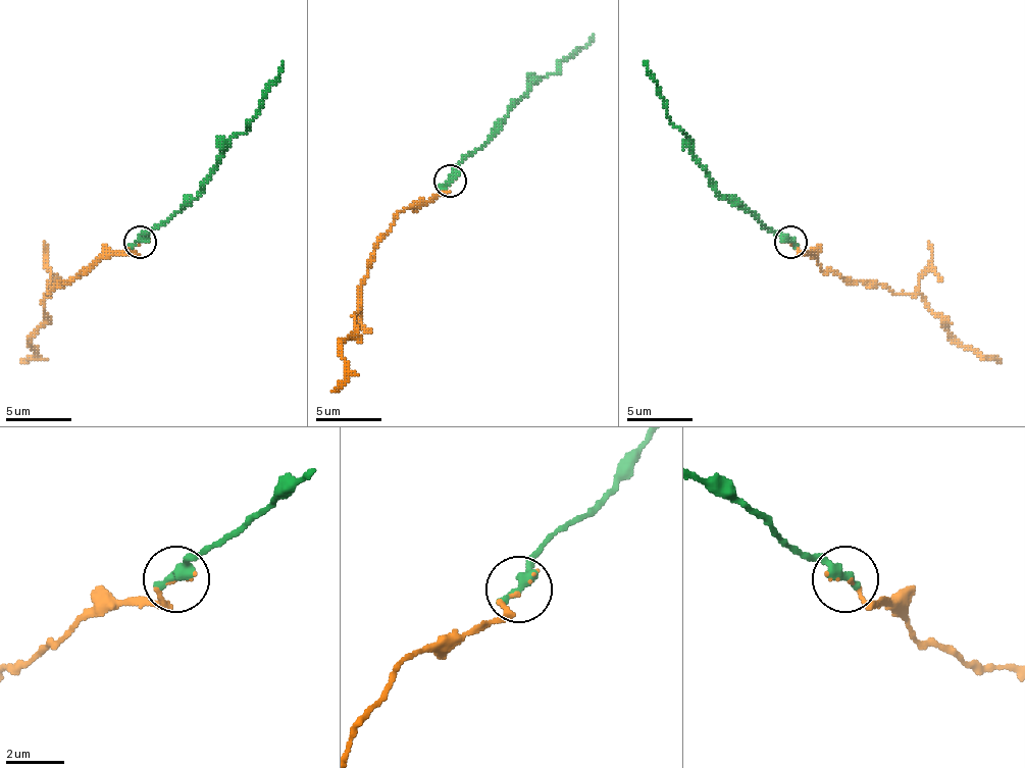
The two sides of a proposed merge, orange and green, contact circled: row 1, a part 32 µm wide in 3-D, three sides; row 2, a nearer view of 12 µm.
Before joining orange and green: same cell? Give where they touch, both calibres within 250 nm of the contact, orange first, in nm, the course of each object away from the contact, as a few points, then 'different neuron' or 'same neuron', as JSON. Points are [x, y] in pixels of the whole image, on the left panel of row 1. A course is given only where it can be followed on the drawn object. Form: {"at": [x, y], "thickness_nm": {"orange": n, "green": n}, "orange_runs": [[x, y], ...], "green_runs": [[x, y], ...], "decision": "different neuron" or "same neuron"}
{"at": [140, 242], "thickness_nm": {"orange": 110, "green": 440}, "orange_runs": [[139, 242], [132, 254], [103, 254], [47, 294], [44, 323], [31, 337], [34, 359], [20, 362]], "green_runs": [[139, 242], [204, 189], [226, 143], [253, 120], [263, 91], [283, 61]], "decision": "same neuron"}

